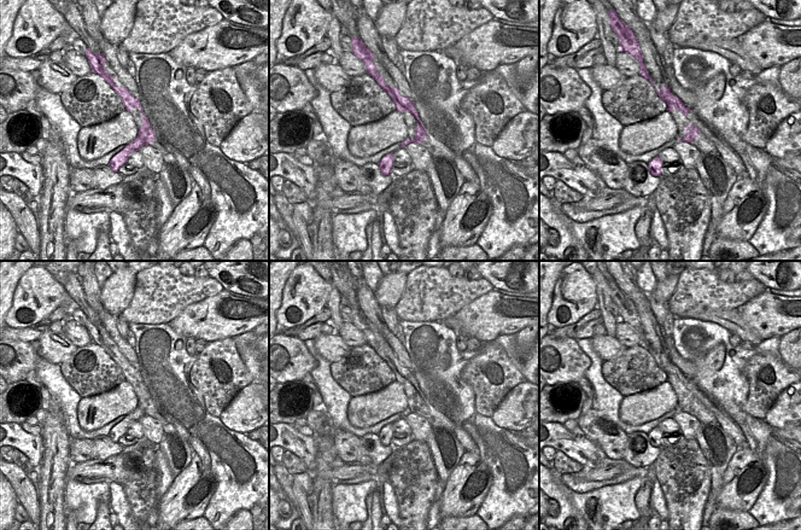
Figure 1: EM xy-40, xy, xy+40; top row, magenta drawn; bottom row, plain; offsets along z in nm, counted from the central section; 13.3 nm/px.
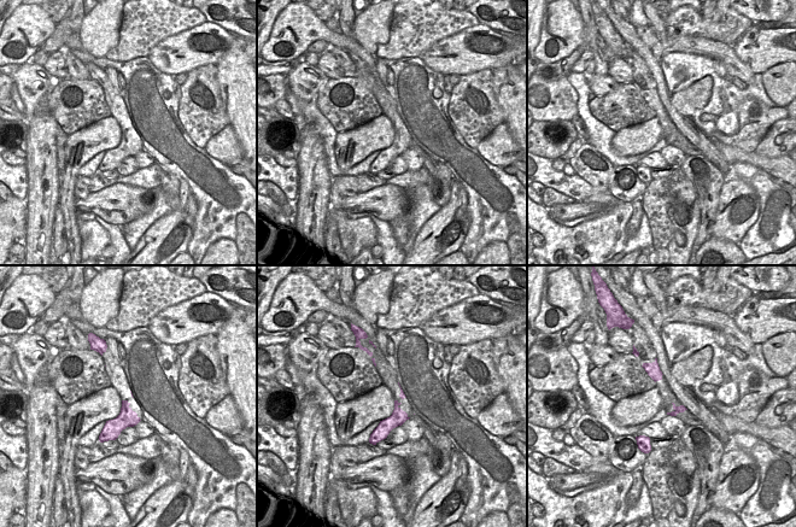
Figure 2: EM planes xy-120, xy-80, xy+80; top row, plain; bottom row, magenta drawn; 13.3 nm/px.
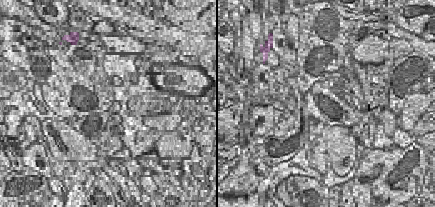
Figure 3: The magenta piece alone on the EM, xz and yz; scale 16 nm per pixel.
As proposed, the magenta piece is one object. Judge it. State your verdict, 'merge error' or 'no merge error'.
no merge error

